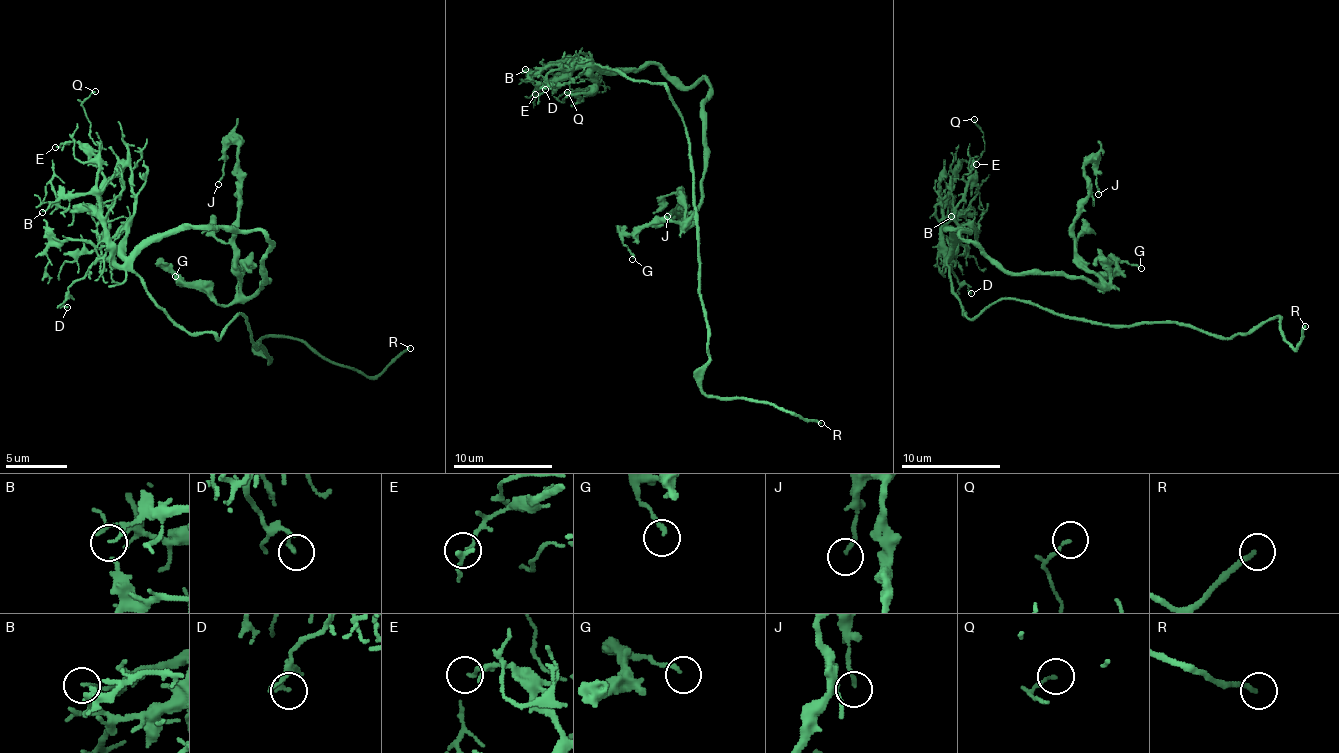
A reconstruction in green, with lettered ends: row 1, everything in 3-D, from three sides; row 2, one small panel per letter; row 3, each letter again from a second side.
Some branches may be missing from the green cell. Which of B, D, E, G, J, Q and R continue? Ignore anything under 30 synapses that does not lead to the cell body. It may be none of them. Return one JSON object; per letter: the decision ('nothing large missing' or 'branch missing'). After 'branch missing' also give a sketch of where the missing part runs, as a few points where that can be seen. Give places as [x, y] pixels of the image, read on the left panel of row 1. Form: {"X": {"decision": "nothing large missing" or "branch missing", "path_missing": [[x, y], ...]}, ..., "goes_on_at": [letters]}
{"B": {"decision": "nothing large missing"}, "D": {"decision": "nothing large missing"}, "E": {"decision": "nothing large missing"}, "G": {"decision": "nothing large missing"}, "J": {"decision": "nothing large missing"}, "Q": {"decision": "nothing large missing"}, "R": {"decision": "branch missing"}, "goes_on_at": ["R"]}

